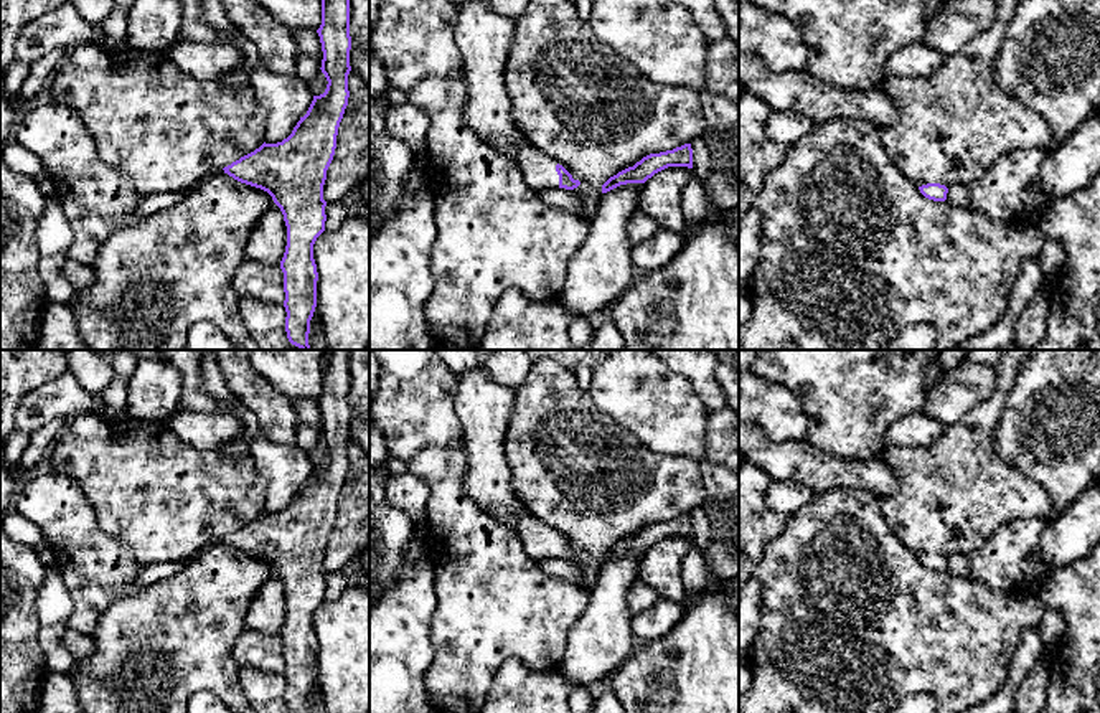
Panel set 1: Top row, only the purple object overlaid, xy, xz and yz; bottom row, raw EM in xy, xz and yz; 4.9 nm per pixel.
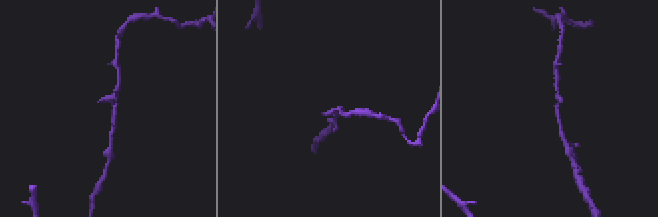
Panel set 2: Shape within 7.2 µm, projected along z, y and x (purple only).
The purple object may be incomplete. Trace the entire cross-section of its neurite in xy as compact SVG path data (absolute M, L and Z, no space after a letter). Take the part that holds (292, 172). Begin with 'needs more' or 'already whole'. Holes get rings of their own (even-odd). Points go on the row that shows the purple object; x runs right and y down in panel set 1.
already whole | M322 0L322 73L328 84L313 101L292 134L277 144L224 167L234 180L267 191L287 226L284 272L285 332L292 345L310 350L310 320L317 307L317 264L313 244L325 231L323 185L336 149L338 127L348 106L350 0Z

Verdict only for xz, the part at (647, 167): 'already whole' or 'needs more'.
already whole

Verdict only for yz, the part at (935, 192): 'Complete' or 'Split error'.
Complete

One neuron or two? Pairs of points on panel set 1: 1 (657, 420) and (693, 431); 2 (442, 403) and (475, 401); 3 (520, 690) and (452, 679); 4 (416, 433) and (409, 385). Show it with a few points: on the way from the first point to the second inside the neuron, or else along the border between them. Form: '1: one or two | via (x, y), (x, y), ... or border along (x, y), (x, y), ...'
1: one | via (665, 420), (672, 420), (685, 431)
2: two | border along (455, 375), (455, 416), (464, 441)
3: two | border along (517, 657), (510, 657), (495, 672), (485, 695)
4: one | via (414, 421), (414, 396)

